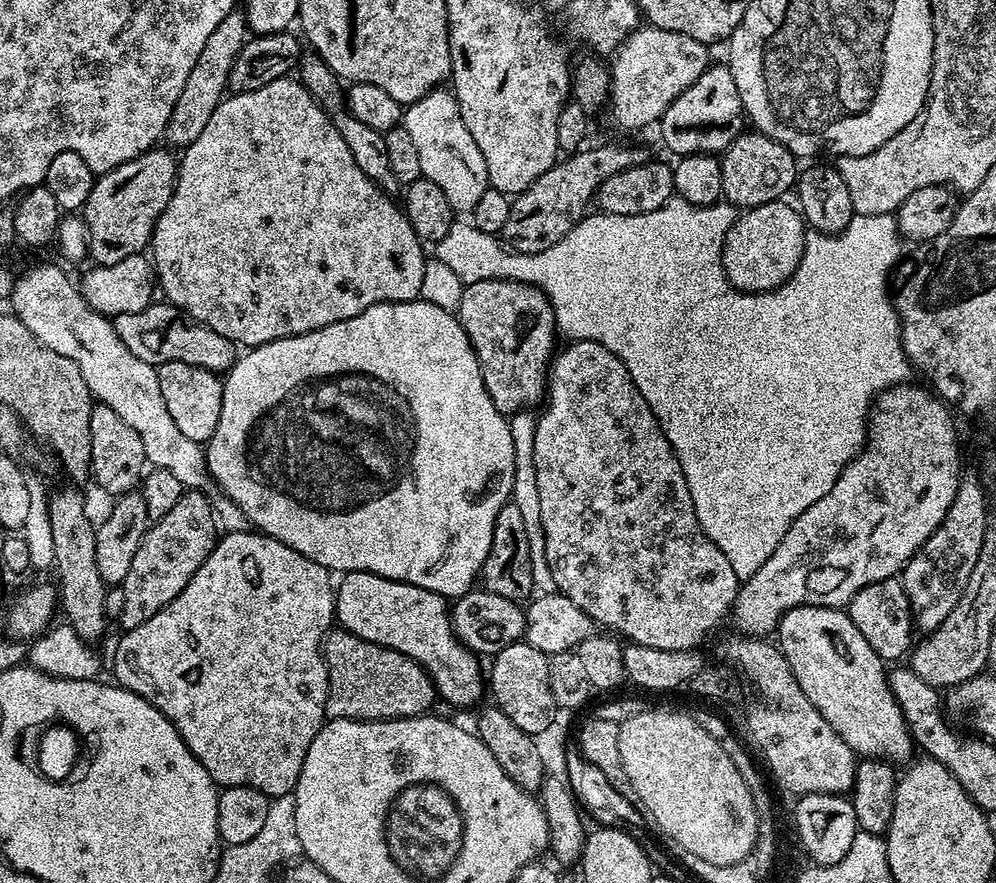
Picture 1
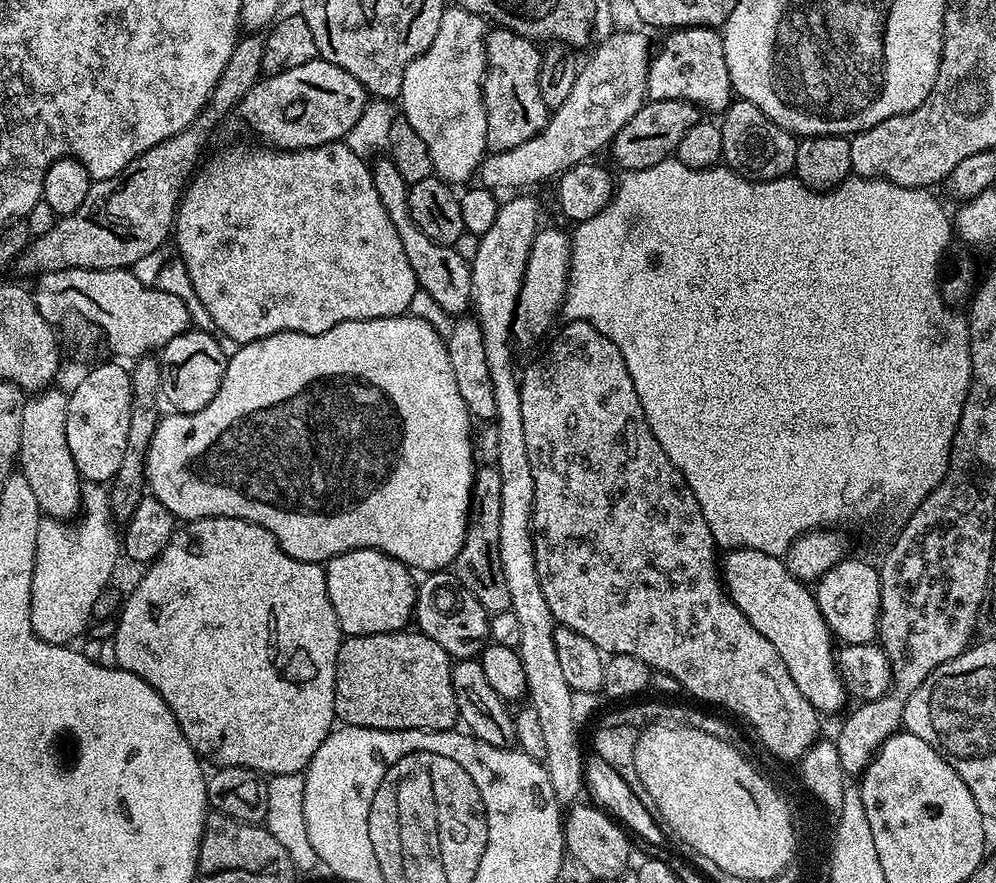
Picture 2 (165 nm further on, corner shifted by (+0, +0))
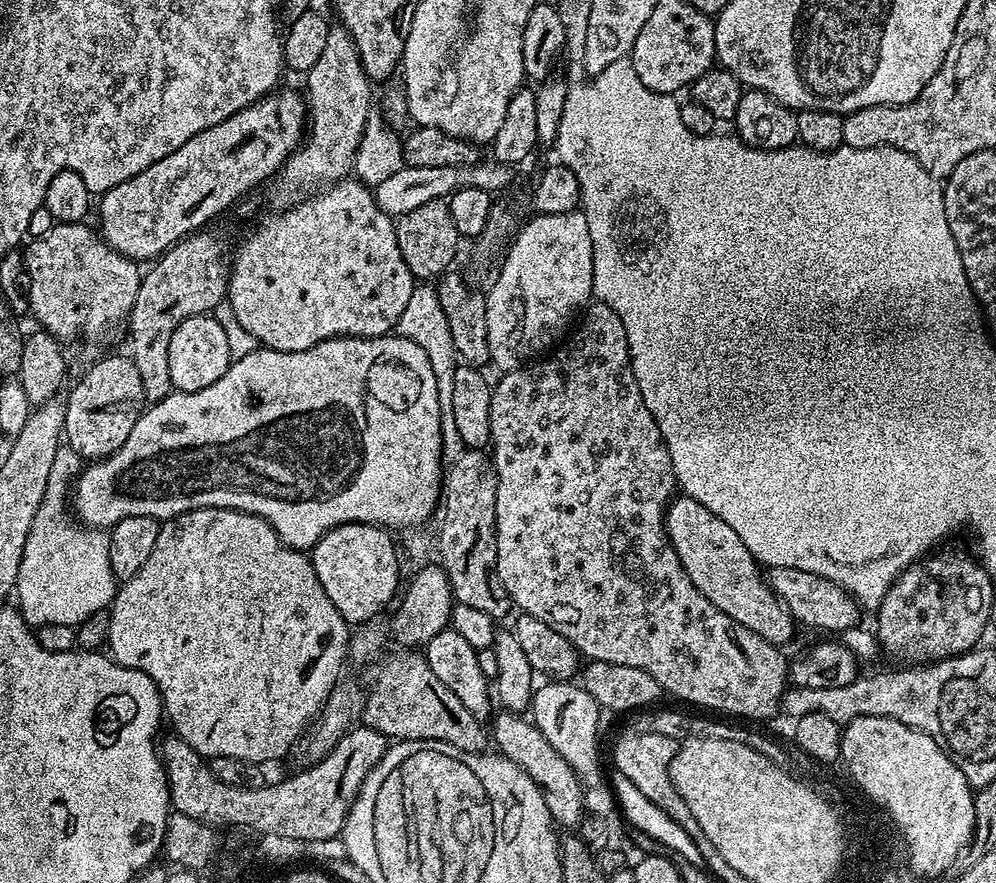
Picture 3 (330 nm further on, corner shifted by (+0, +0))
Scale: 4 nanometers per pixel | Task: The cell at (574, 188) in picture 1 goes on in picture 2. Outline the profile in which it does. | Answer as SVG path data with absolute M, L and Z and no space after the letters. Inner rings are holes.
M649 99L618 130L615 140L610 145L610 152L616 155L616 160L621 164L621 169L637 172L646 170L650 166L658 166L658 162L669 159L675 153L678 142L686 138L690 126L700 123L702 109L697 104L691 104L685 100L653 100Z

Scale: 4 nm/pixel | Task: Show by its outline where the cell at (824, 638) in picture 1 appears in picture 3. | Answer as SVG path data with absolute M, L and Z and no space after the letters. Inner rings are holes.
M680 494L667 505L664 529L690 582L694 582L722 614L734 618L734 622L746 626L746 630L754 630L754 634L766 638L766 642L777 646L791 642L792 635L798 631L796 621L788 613L787 606L770 590L761 565L726 522L694 498Z

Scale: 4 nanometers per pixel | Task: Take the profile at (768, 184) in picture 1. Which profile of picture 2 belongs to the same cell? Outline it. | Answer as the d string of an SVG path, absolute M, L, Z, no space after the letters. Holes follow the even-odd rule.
M733 99L719 121L722 130L722 160L747 180L777 180L789 175L796 167L797 137L778 122L766 118L754 102Z

